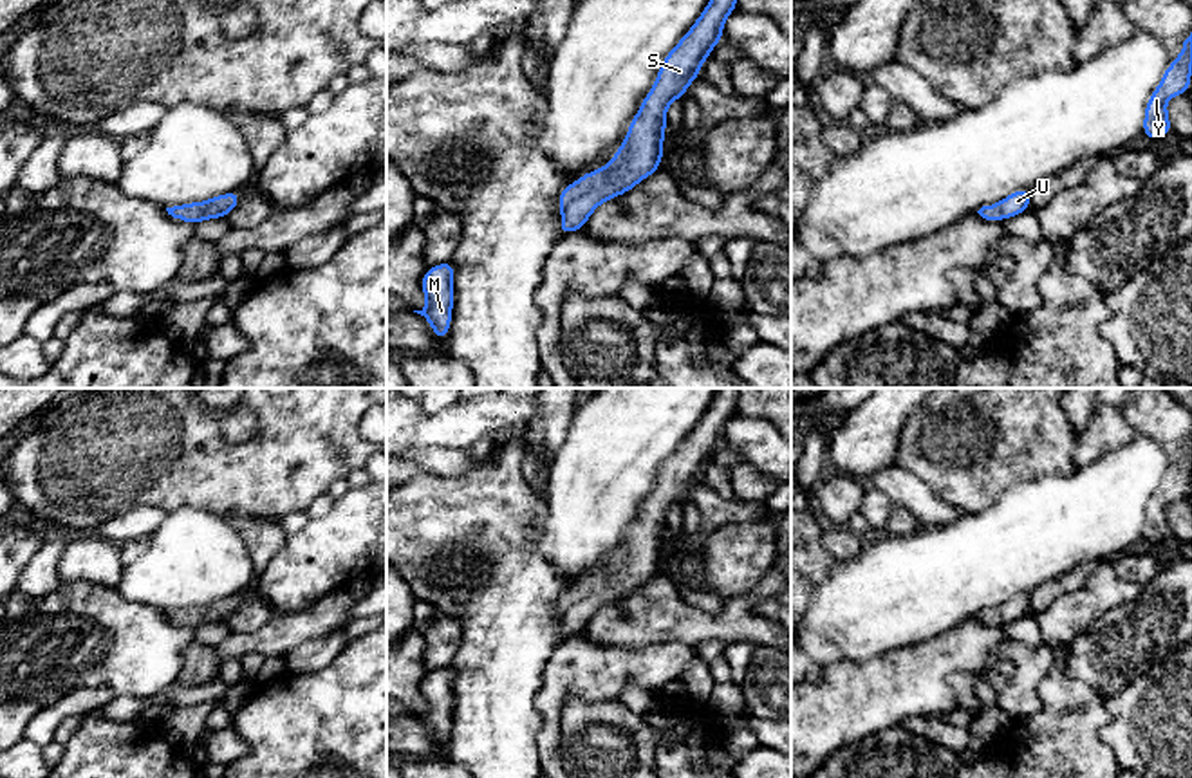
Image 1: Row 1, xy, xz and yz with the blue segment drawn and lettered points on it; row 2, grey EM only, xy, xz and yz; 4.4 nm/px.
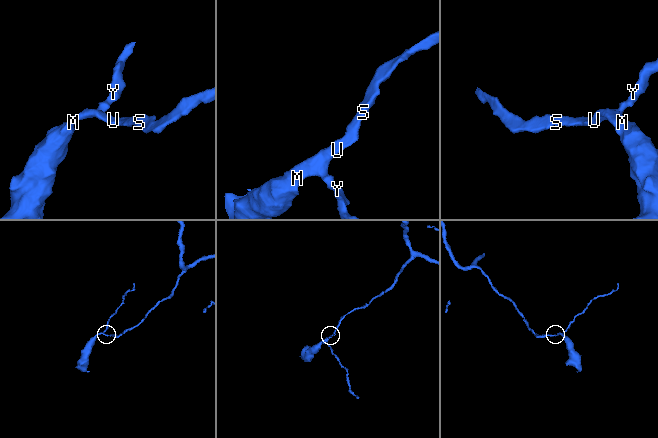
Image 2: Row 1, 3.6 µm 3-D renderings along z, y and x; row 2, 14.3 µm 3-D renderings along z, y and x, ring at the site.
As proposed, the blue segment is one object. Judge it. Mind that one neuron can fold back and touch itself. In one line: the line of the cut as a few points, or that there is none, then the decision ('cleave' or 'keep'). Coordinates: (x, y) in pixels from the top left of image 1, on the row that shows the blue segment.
no cut | keep

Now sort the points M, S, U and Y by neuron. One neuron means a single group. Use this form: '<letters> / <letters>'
M S U Y

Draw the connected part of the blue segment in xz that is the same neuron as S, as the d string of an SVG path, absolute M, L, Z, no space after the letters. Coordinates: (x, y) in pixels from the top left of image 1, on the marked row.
M737 0L708 2L692 29L663 58L654 87L630 121L627 137L614 157L601 170L583 173L562 190L560 236L582 229L600 204L630 191L661 168L666 108L681 99L699 76L703 61L722 40L724 22L735 7Z

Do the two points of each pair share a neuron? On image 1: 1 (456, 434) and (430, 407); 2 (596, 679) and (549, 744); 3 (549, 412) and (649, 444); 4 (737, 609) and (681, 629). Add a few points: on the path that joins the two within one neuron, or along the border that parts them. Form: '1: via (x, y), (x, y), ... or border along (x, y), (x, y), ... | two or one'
1: border along (418, 407), (427, 416), (437, 416), (452, 407) | two
2: via (575, 679), (551, 703), (551, 722) | one
3: border along (578, 407), (568, 435), (553, 459) | two
4: via (723, 623), (696, 625) | one

